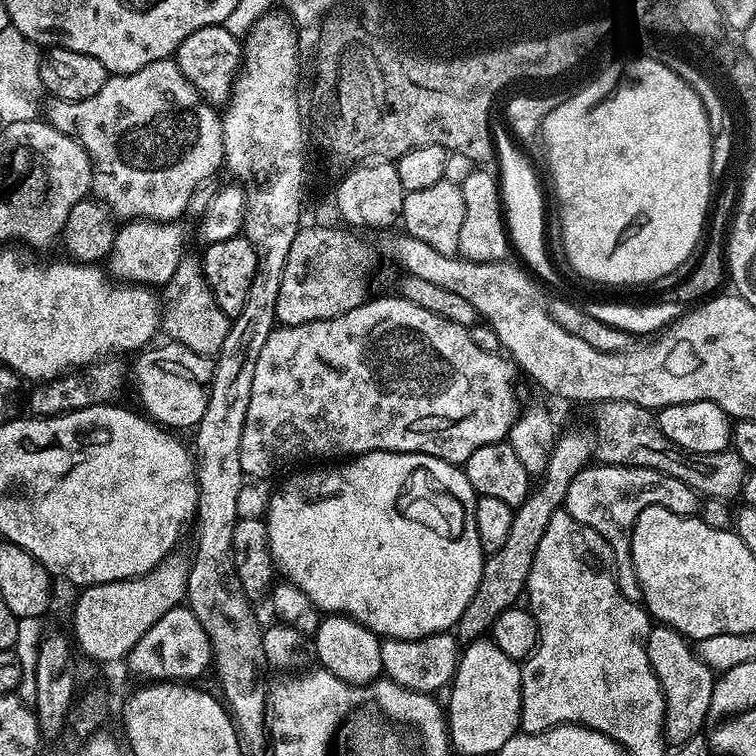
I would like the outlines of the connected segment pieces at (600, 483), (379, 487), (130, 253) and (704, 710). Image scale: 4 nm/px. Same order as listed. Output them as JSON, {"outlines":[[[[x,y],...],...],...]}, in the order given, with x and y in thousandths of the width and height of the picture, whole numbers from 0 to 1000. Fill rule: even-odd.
{"outlines":[[[[788,611],[771,619],[759,632],[759,638],[754,638],[745,676],[751,677],[754,685],[784,698],[808,722],[817,780],[829,794],[847,796],[851,795],[852,787],[841,763],[841,754],[836,750],[836,697],[844,680],[849,680],[849,675],[860,669],[921,680],[925,679],[927,665],[927,657],[911,640],[870,622]]],[[[485,598],[464,611],[446,614],[450,614],[446,619],[423,616],[419,624],[397,624],[364,642],[352,692],[366,753],[396,774],[425,811],[460,815],[504,844],[546,847],[602,832],[611,807],[622,802],[622,791],[627,791],[627,780],[632,780],[643,739],[632,712],[632,657],[612,618],[557,598]],[[545,619],[577,619],[577,635],[608,661],[608,672],[614,672],[614,683],[608,683],[608,693],[614,693],[608,714],[582,714],[577,704],[550,704],[550,709],[545,709],[545,704],[540,704],[545,693],[534,693],[534,688],[524,683],[524,672],[519,672],[519,667],[524,667],[524,646],[540,635]]],[[[177,288],[153,306],[151,325],[144,339],[147,358],[164,362],[176,374],[192,378],[217,378],[226,370],[237,349],[246,341],[249,307],[242,292],[192,291]],[[167,296],[167,298],[164,298]]],[[[869,824],[858,833],[854,865],[878,914],[878,970],[882,983],[893,987],[927,972],[938,956],[939,923],[948,901],[942,885],[934,881],[910,843],[882,825]]]]}

